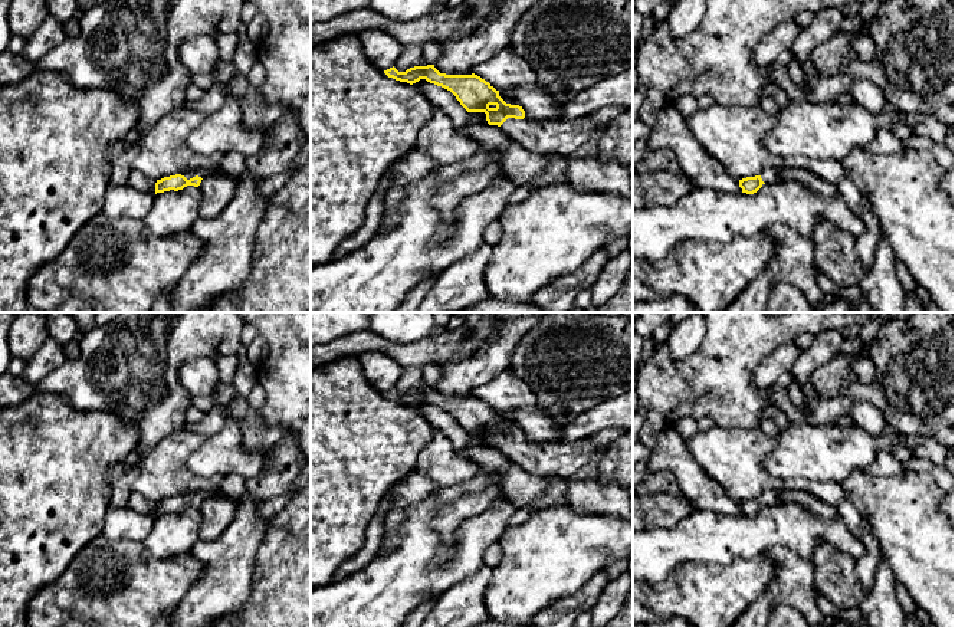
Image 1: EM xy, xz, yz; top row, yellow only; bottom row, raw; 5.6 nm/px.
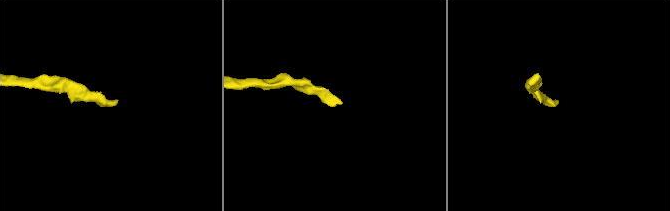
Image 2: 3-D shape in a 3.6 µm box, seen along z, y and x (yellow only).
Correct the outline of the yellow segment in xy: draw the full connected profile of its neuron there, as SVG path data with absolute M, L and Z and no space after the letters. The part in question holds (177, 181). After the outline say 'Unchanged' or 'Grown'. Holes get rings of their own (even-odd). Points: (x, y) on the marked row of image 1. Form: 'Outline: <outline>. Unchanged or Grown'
Outline: M220 168L216 170L200 170L197 173L188 171L184 175L175 174L170 177L164 177L161 180L157 180L155 183L155 194L157 193L164 193L164 191L178 191L183 190L187 186L194 186L198 187L201 180L213 173L223 173Z. Grown

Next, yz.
Outline: M765 168L759 175L746 177L739 180L739 187L742 193L754 194L757 193L765 183L777 183L781 181L778 175L778 170Z. Grown

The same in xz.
Outline: M434 65L414 66L398 72L384 70L388 78L410 85L426 79L450 91L467 112L485 112L489 125L498 125L524 150L539 155L568 157L600 129L590 116L564 121L529 121L519 105L506 104L489 82L472 75L440 73Z. Grown

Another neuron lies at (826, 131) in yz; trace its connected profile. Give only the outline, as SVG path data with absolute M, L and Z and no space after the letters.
M790 101L777 114L777 122L764 137L774 155L805 155L817 160L844 160L856 148L867 148L877 129L892 131L899 119L913 128L928 114L872 114L859 104L811 104Z

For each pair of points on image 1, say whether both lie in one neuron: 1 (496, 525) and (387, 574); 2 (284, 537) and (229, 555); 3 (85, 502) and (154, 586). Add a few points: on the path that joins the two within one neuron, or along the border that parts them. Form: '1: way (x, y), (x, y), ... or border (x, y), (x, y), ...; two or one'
1: way (469, 551), (446, 574), (414, 575); one
2: border (271, 519), (256, 555), (253, 577); two
3: border (101, 534), (75, 555); two

